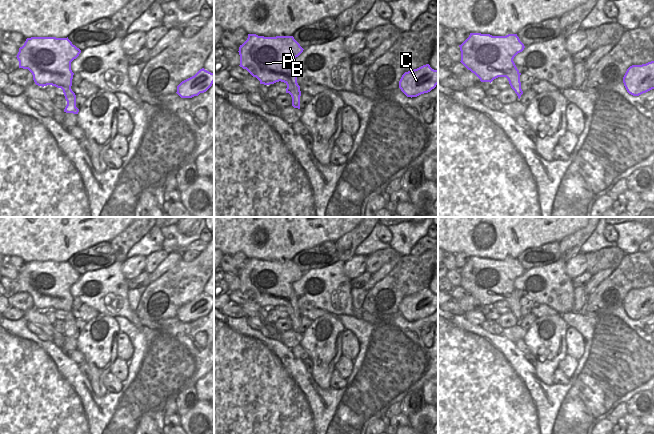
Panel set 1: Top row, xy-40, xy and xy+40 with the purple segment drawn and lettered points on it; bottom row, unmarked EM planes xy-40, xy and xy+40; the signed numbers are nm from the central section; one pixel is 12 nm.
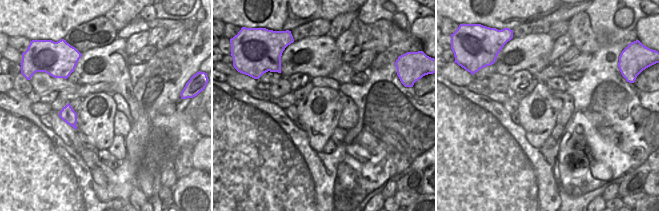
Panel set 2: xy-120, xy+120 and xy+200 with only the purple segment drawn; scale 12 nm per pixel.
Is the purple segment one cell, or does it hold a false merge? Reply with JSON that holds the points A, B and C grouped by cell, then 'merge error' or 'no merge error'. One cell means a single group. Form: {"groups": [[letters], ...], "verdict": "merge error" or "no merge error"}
{"groups": [["A", "B", "C"]], "verdict": "no merge error"}

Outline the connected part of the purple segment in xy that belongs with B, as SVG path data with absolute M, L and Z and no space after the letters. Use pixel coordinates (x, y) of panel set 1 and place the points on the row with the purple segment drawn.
M248 34L247 40L240 45L240 67L246 69L260 84L270 85L276 82L284 82L287 85L286 93L292 97L292 106L300 109L300 86L297 83L297 75L292 60L298 57L303 48L293 36L264 37L256 34Z

